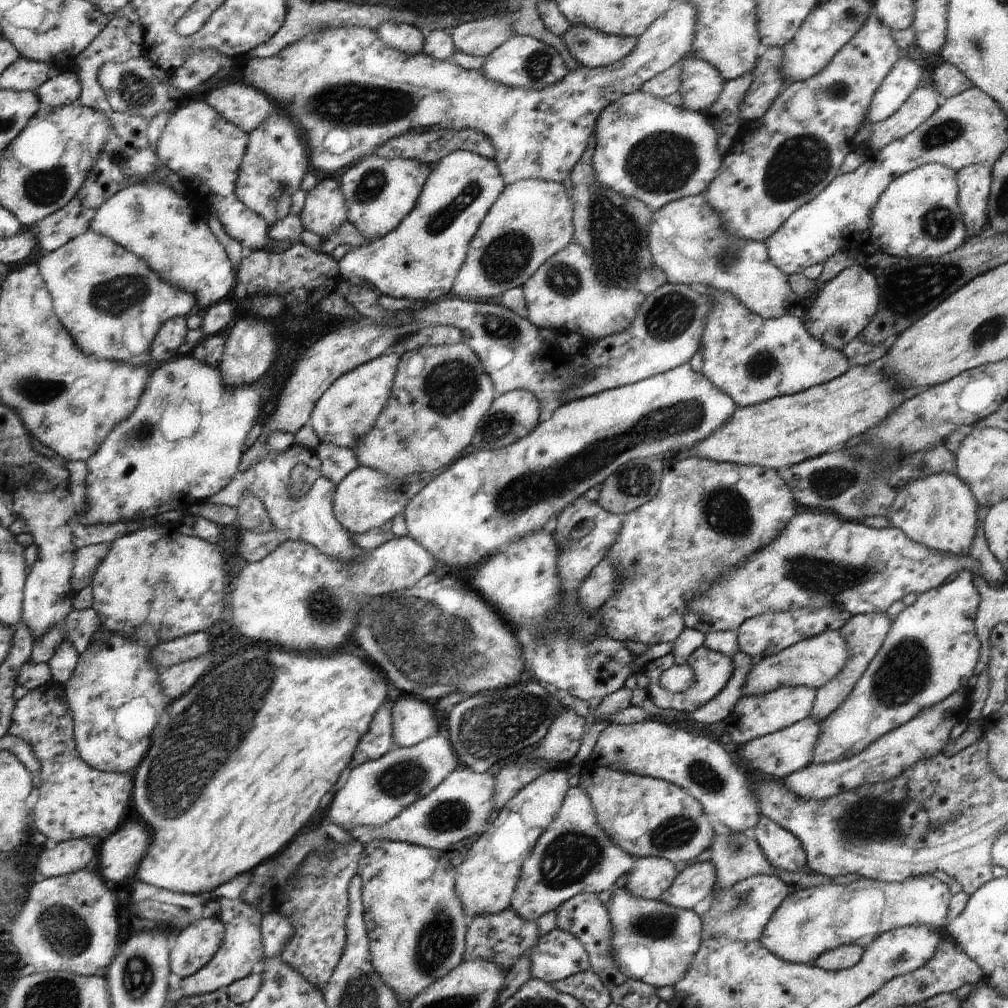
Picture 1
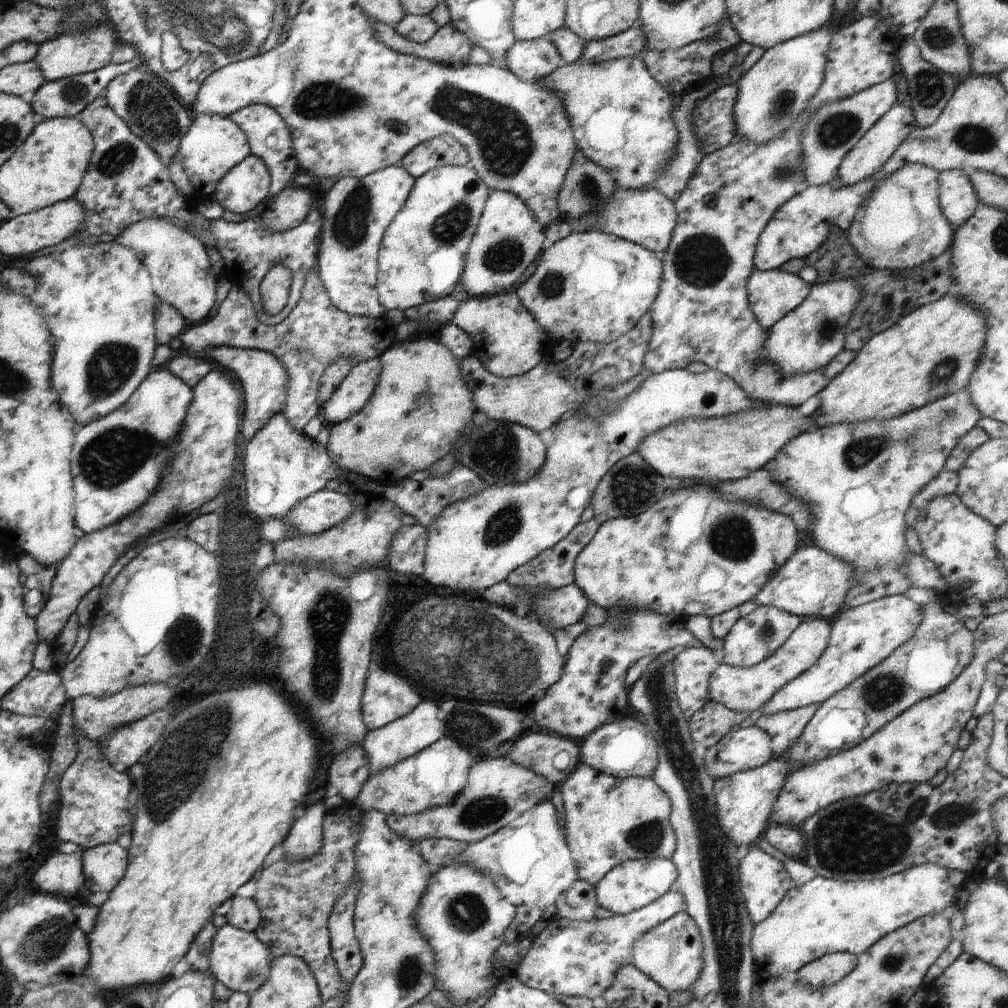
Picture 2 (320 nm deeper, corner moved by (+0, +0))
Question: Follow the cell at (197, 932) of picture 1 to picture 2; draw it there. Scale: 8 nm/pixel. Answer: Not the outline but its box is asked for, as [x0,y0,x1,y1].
[209,925,273,995]

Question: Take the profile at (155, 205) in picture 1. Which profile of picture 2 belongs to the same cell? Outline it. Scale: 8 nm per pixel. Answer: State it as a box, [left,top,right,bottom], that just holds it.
[114,217,219,322]

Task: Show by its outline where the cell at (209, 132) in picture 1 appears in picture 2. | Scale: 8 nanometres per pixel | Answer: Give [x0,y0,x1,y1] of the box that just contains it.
[178,115,251,198]

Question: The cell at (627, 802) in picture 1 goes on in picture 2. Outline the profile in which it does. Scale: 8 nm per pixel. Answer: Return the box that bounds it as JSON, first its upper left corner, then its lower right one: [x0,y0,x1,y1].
[561,762,676,886]

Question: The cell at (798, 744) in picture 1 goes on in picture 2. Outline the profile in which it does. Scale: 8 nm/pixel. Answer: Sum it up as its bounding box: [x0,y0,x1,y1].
[702,725,771,779]

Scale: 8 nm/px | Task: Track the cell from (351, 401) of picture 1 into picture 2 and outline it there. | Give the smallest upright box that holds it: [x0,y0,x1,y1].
[321,357,382,426]

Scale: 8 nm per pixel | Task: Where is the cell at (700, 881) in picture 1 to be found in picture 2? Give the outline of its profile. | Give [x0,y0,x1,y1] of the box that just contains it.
[515,888,684,1002]

